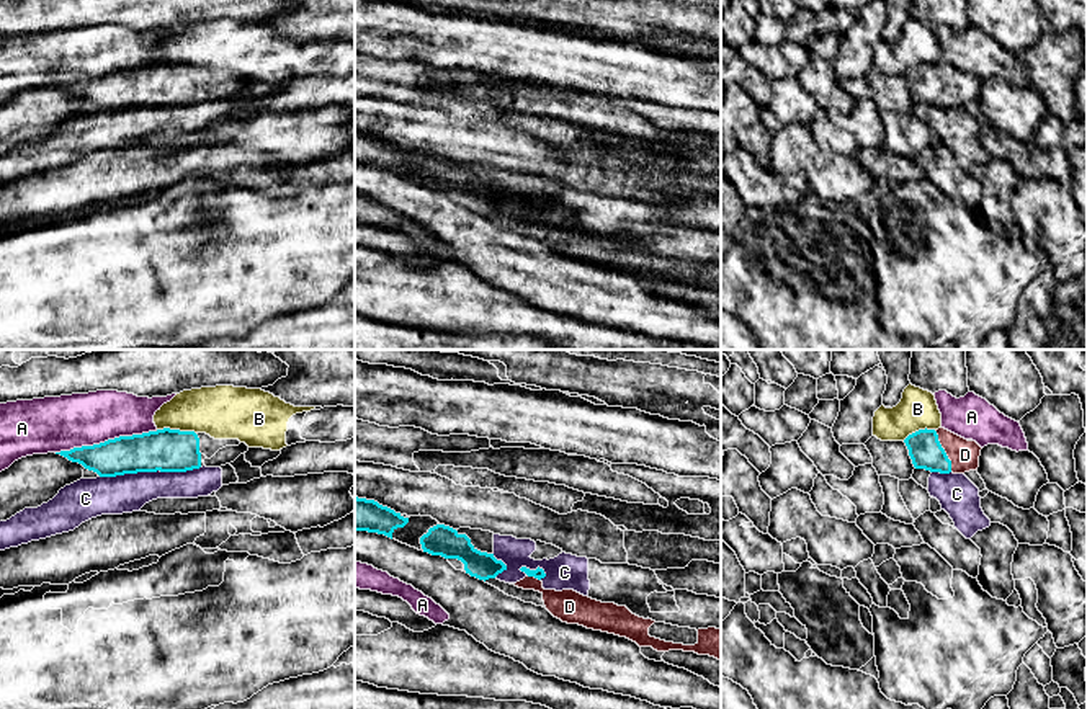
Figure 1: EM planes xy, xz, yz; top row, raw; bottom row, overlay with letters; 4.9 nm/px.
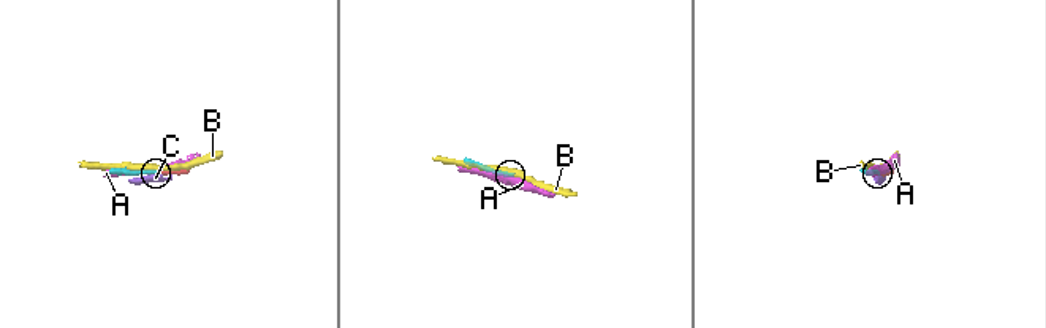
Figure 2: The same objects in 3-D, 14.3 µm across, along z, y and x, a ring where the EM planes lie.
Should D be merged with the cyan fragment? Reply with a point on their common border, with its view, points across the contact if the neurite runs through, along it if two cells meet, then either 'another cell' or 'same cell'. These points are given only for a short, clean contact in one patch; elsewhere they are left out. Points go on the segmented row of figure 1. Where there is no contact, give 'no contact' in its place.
contact yz (943, 451); way yz (925, 451), (943, 451), (965, 454); same cell

